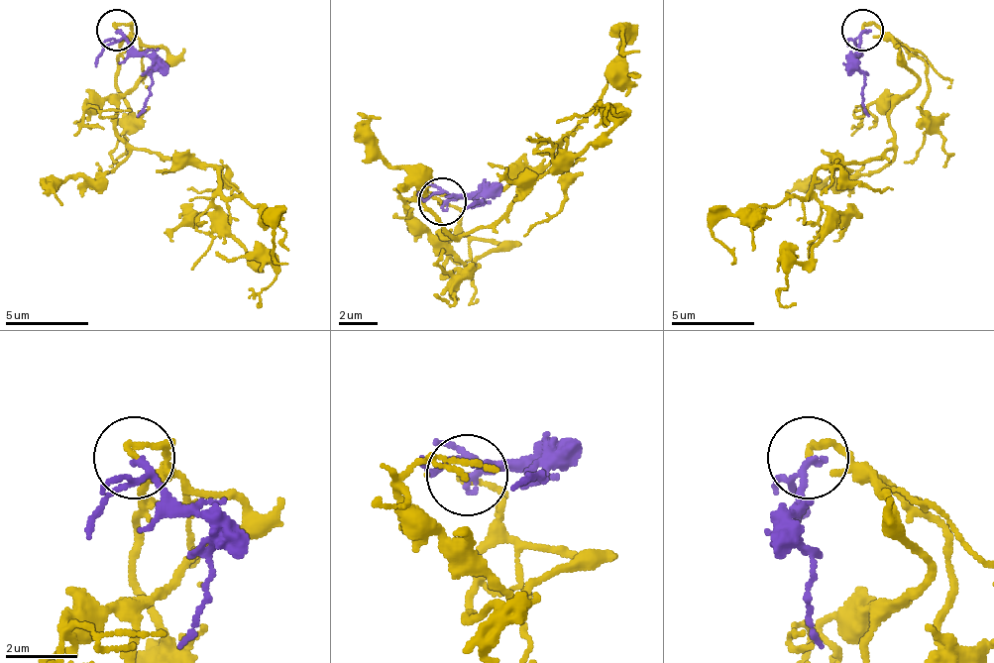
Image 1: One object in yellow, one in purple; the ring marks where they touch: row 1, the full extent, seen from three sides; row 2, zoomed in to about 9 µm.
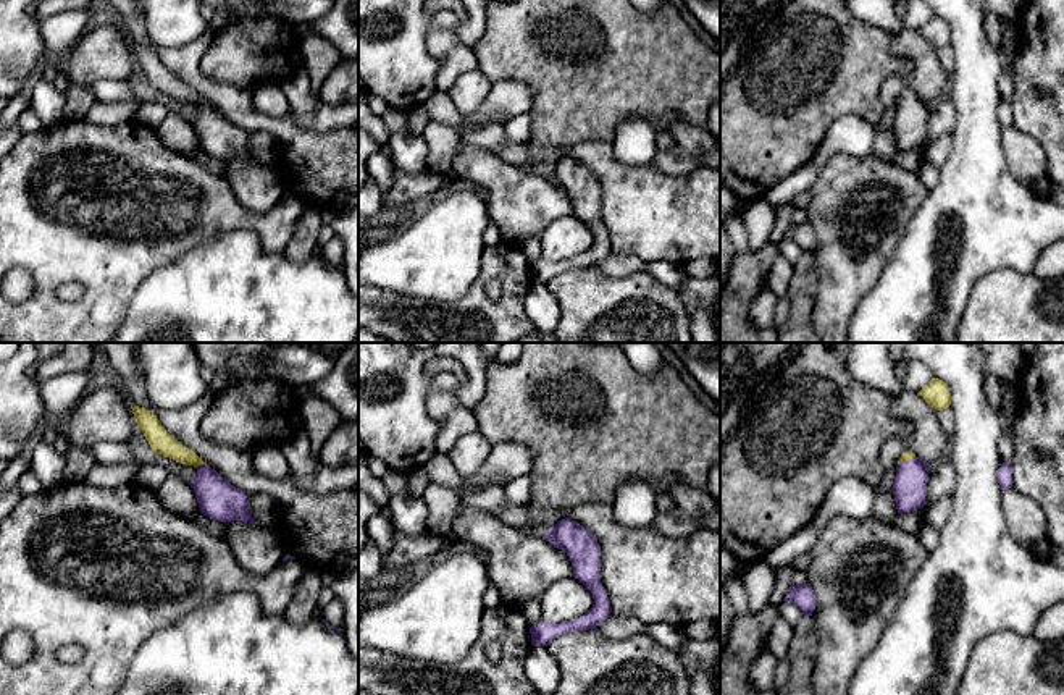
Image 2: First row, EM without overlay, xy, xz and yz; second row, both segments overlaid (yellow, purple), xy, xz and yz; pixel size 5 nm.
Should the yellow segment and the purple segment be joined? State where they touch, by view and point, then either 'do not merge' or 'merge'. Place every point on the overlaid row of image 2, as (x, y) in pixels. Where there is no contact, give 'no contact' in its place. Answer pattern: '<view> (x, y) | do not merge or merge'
xy (201, 464) | merge

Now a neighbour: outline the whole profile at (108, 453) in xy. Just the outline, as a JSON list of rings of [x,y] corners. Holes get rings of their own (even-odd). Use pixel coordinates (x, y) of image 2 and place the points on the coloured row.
[[[103,441],[90,446],[90,453],[98,462],[105,465],[137,462],[128,443]]]

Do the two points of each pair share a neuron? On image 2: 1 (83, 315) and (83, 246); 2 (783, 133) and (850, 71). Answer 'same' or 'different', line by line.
1: same
2: same

